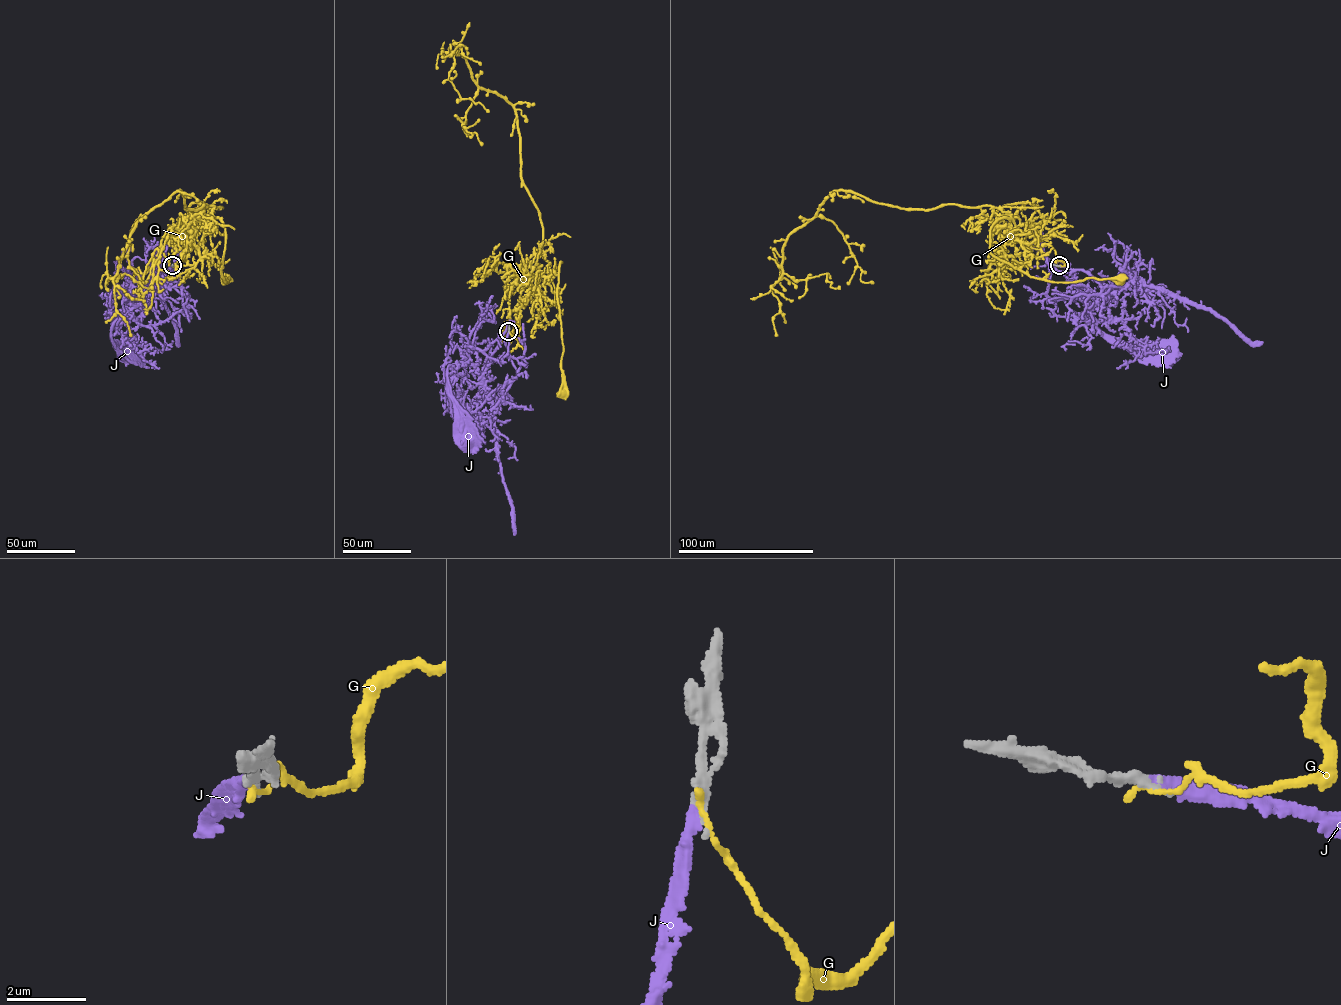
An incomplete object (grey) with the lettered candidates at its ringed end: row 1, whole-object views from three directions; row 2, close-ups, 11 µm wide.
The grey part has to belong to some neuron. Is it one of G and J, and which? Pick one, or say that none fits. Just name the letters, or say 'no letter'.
J

